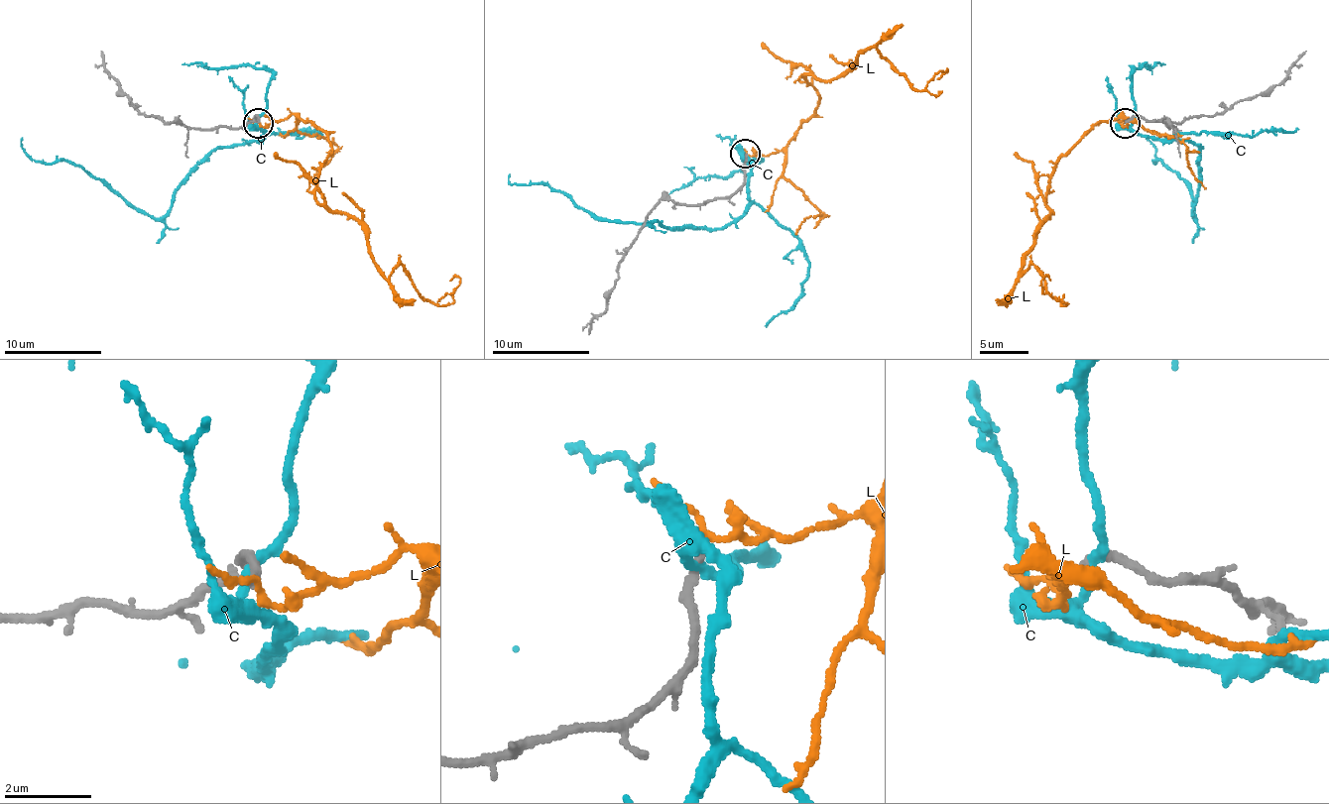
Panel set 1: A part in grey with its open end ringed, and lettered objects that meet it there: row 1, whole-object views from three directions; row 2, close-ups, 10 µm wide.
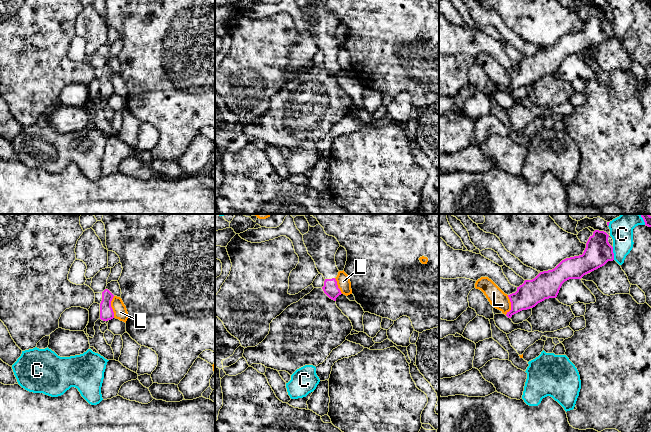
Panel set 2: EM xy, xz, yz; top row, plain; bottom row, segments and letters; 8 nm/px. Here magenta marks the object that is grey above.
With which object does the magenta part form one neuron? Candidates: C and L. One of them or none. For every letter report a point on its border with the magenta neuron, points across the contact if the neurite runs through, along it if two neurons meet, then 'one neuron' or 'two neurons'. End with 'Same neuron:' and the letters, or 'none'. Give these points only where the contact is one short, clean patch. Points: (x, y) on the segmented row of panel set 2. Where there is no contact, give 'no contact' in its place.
C: contact yz (613, 253); two neurons
L: contact xy (111, 307); border xy (114, 296), (111, 301), (113, 317); two neurons
Same neuron: none

